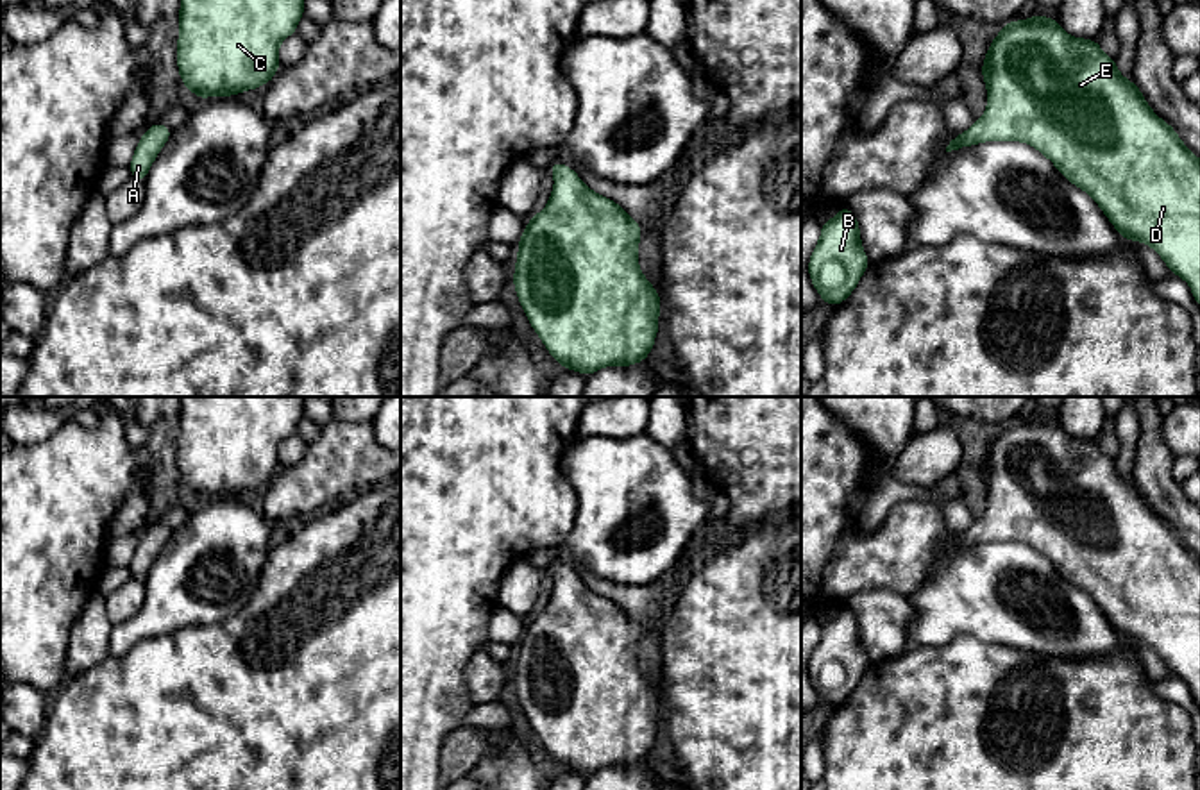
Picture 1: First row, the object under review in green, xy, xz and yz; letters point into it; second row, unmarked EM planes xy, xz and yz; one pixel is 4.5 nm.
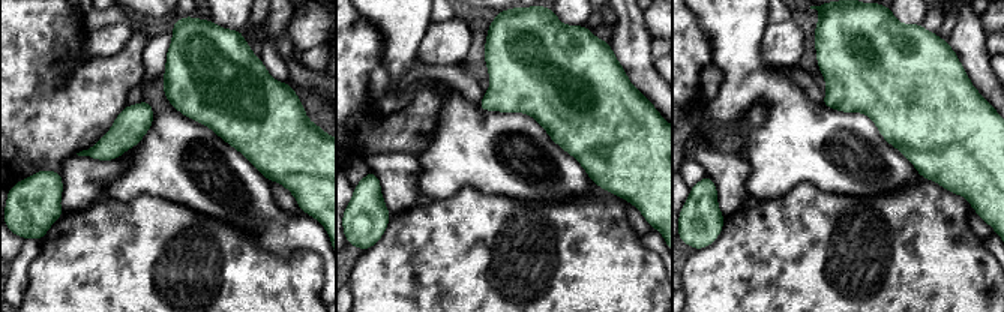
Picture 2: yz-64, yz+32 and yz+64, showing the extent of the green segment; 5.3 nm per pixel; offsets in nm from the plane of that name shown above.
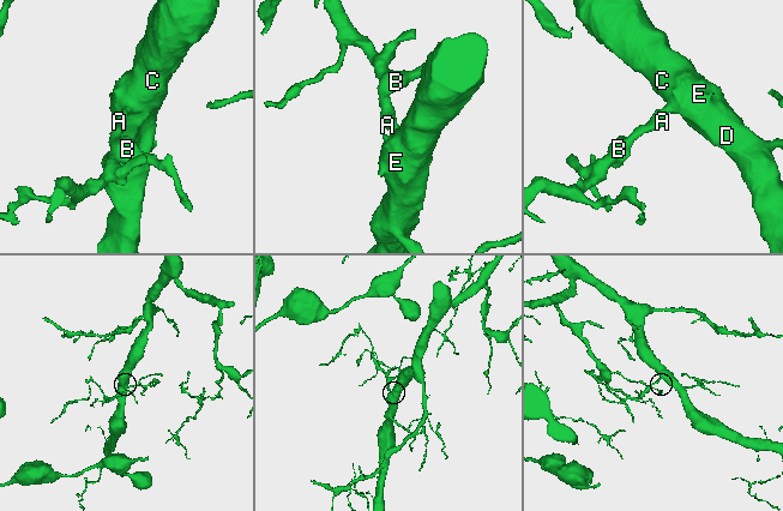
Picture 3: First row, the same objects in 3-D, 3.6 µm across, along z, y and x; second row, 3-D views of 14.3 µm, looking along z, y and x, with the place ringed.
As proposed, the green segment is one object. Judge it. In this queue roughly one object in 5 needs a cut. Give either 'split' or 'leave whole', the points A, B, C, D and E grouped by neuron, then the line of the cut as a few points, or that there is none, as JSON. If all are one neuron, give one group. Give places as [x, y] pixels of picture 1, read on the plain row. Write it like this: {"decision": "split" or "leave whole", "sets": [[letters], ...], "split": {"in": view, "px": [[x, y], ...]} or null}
{"decision": "leave whole", "sets": [["A", "B", "C", "D", "E"]], "split": null}

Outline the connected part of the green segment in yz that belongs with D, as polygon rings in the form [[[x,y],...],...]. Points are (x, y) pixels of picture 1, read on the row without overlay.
[[[1035,415],[1000,429],[982,463],[987,506],[980,520],[946,547],[946,552],[984,542],[1021,542],[1039,550],[1059,574],[1084,590],[1121,638],[1152,647],[1168,670],[1184,679],[1200,708],[1200,559],[1177,531],[1159,518],[1136,483],[1125,479],[1116,459],[1096,440],[1069,436],[1055,418]]]

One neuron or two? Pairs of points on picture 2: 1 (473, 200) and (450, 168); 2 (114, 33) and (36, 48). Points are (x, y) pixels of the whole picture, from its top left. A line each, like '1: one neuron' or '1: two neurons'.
1: two neurons
2: two neurons

